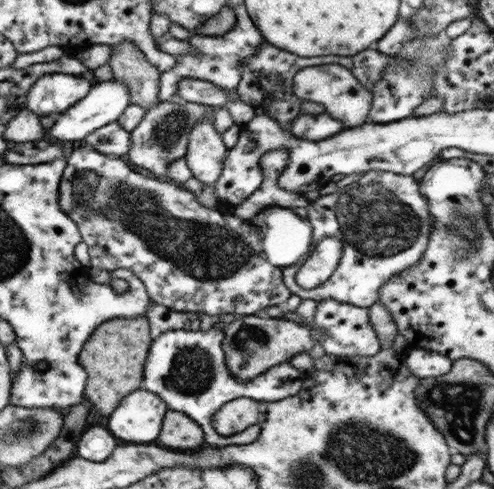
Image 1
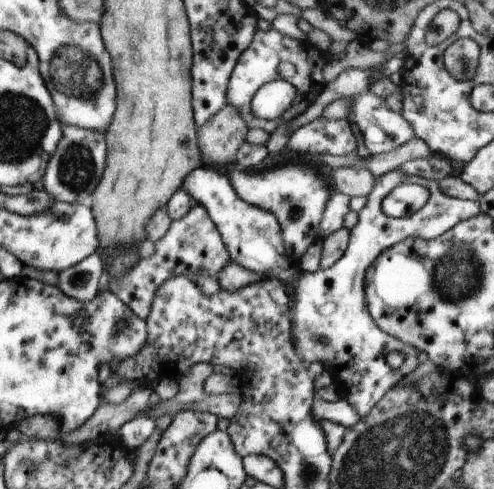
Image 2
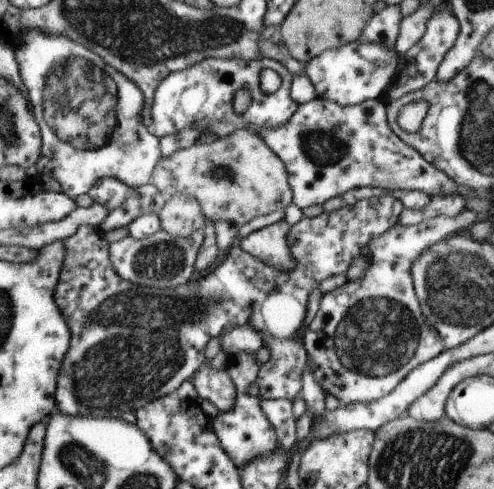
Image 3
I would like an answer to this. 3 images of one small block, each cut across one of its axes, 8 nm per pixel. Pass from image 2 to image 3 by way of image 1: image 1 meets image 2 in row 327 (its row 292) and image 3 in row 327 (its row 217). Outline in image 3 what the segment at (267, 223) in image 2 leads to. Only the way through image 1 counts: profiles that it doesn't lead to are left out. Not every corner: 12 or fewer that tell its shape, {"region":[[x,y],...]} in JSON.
{"region":[[473,222],[371,242],[361,280],[321,296],[301,342],[341,406],[381,400],[443,340],[411,266]]}

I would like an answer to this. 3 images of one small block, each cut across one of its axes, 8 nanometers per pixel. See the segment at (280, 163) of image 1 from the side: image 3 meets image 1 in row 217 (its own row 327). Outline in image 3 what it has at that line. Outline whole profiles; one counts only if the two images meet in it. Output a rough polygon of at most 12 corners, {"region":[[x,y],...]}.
{"region":[[251,322],[221,336],[227,356],[257,352],[263,336]]}

